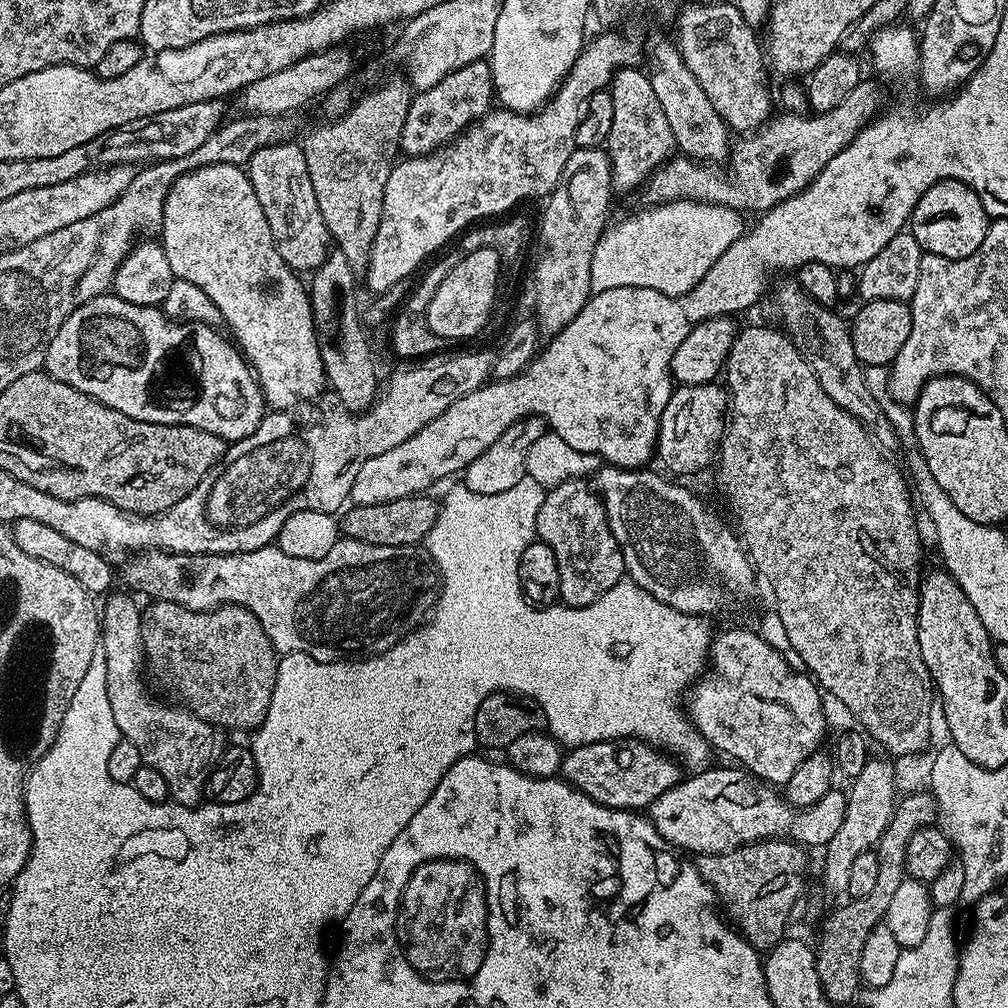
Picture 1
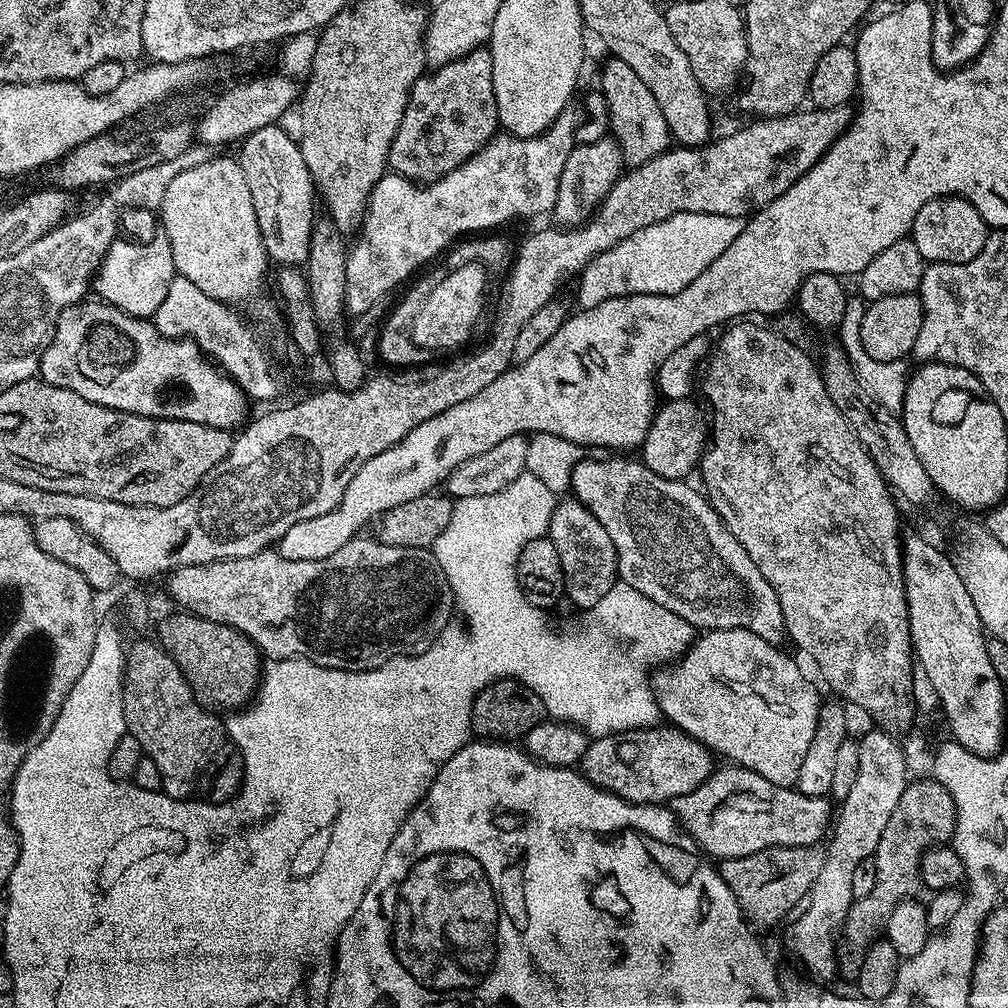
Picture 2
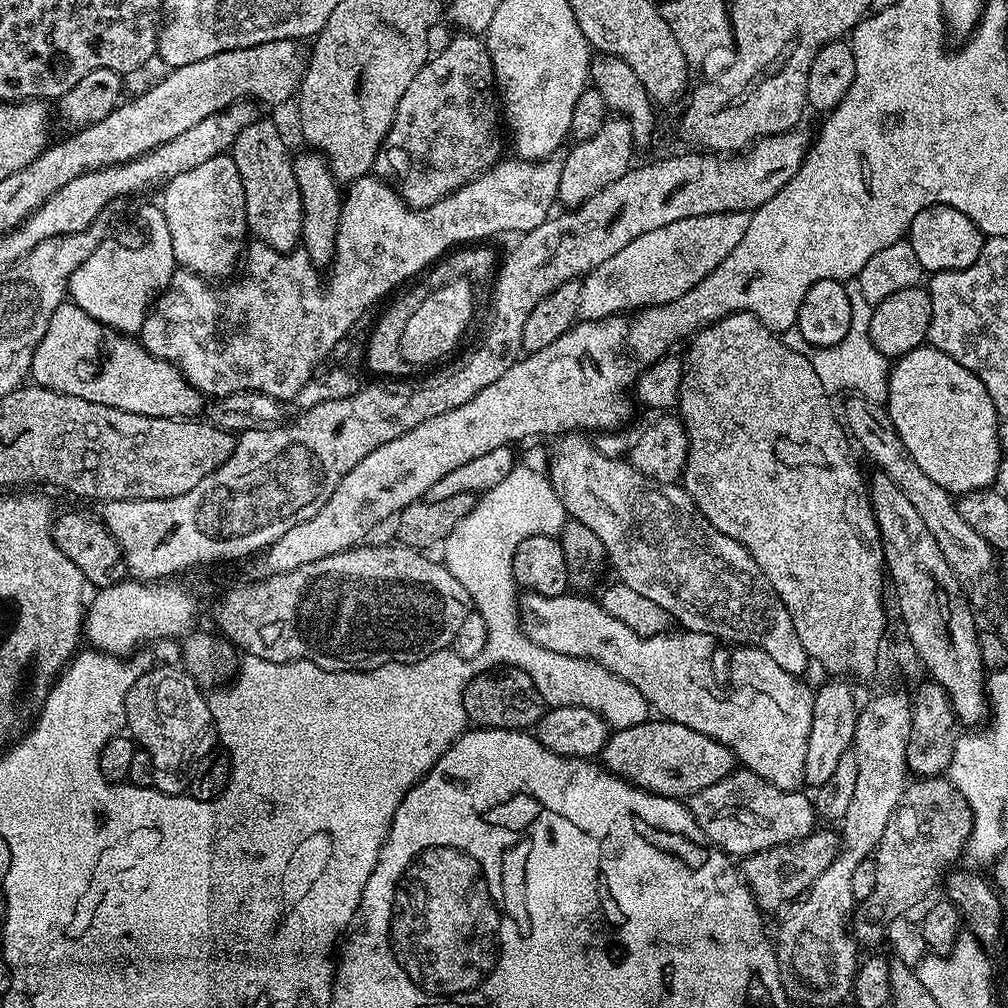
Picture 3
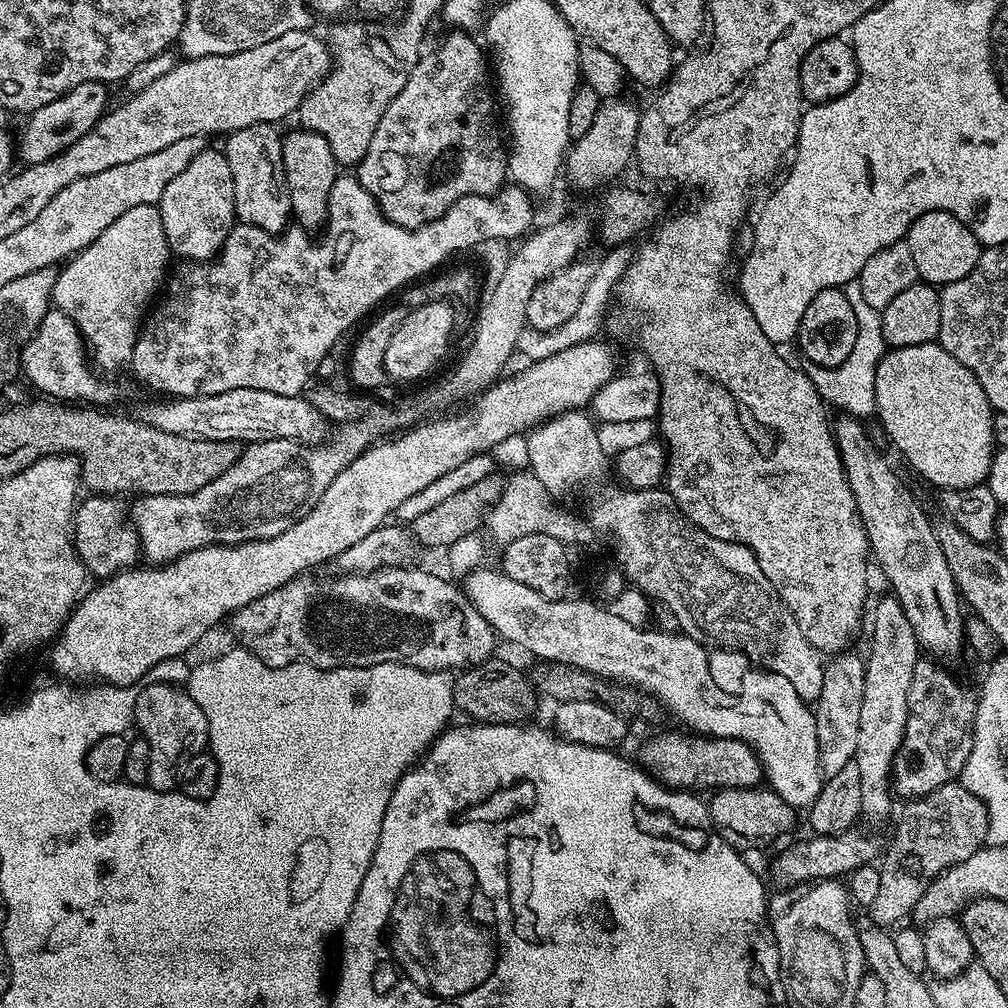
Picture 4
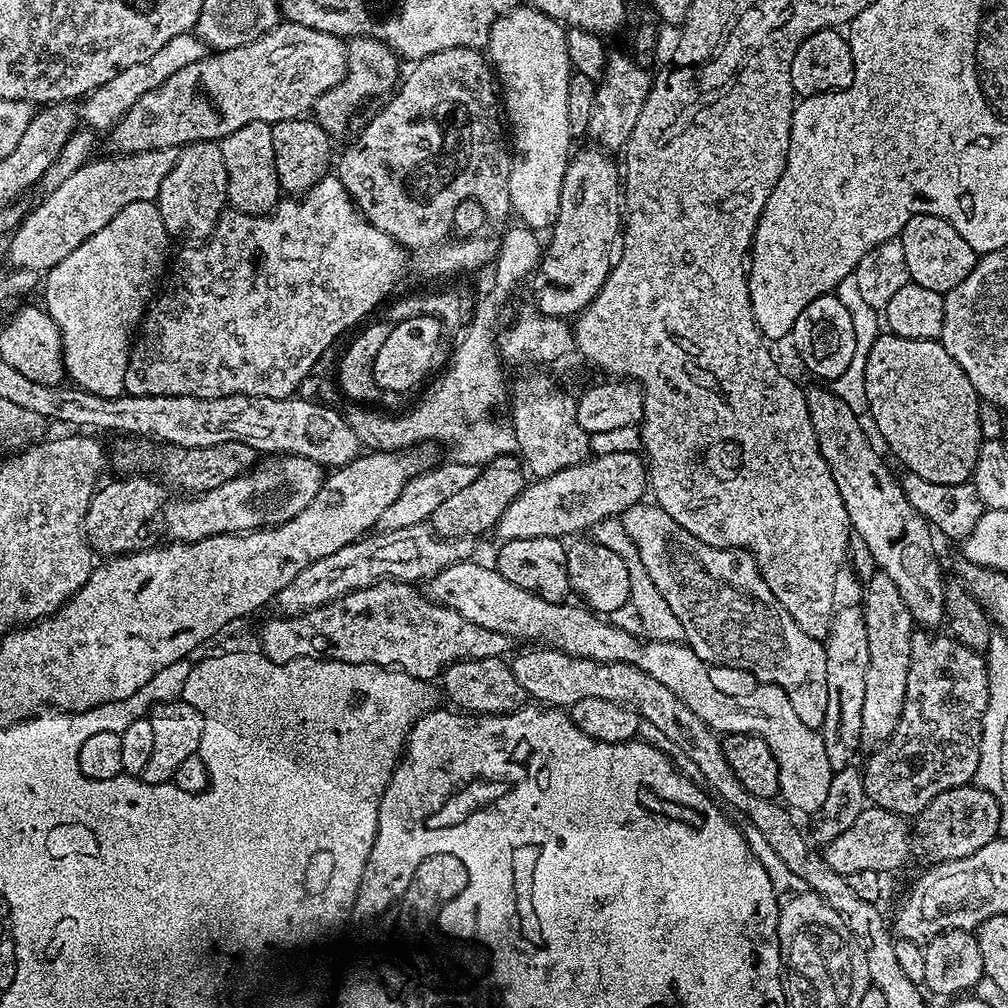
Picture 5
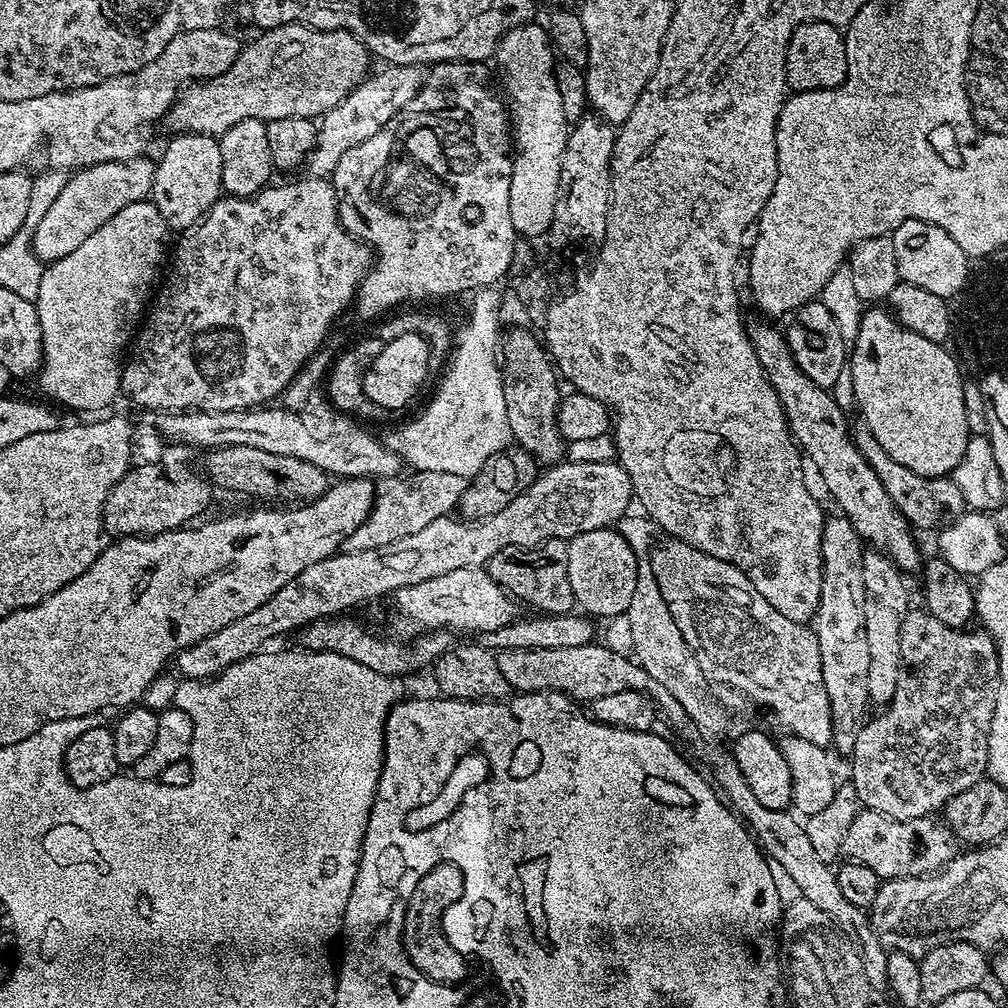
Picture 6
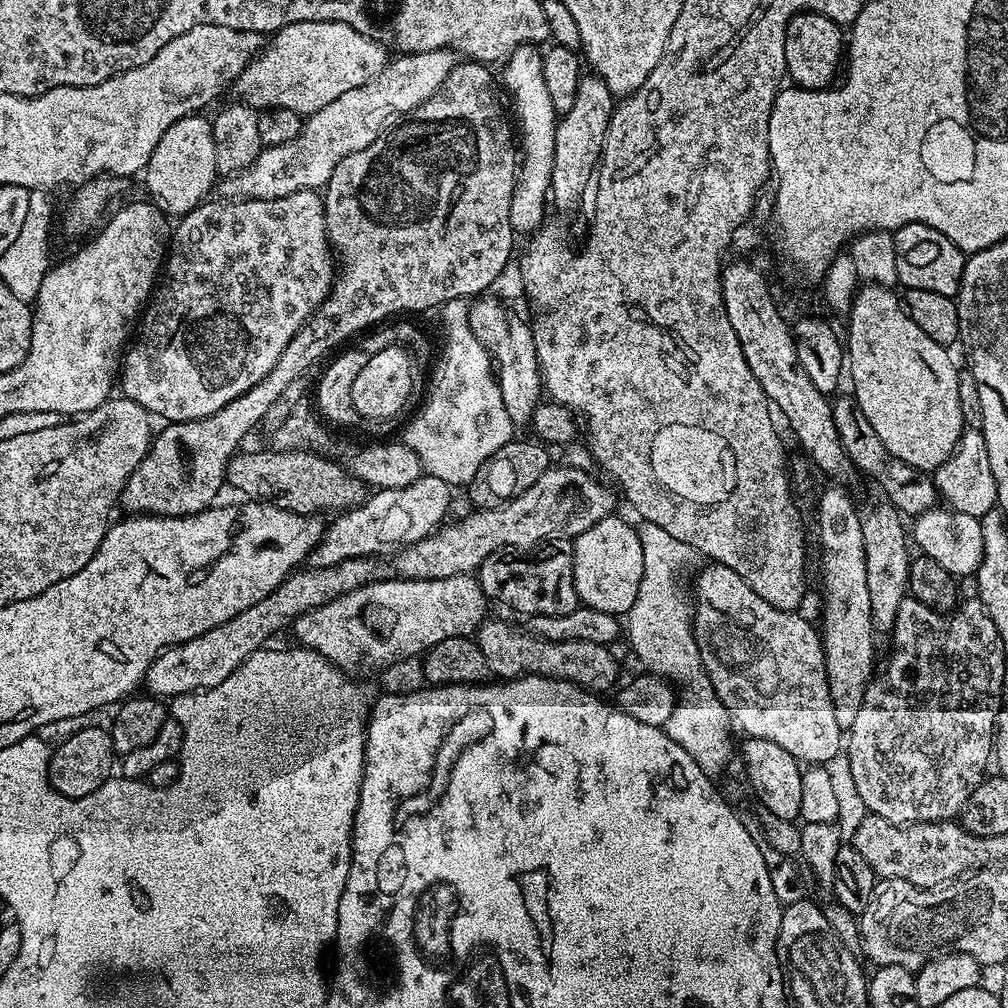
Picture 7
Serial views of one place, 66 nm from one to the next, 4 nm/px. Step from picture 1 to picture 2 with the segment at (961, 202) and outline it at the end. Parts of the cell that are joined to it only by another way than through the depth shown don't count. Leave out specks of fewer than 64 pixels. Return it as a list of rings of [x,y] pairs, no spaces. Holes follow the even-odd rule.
[[[943,196],[937,200],[926,202],[912,223],[910,239],[918,246],[918,254],[922,254],[925,262],[934,264],[965,264],[970,262],[987,242],[990,235],[988,224],[974,210],[970,201],[962,196]]]

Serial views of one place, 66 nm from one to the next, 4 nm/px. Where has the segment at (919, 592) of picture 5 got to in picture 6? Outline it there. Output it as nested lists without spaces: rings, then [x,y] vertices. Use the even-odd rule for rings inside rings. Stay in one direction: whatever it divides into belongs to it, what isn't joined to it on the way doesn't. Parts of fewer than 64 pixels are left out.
[[[752,323],[747,325],[747,330],[750,342],[758,354],[758,362],[762,362],[762,370],[766,374],[770,386],[774,386],[774,390],[784,406],[784,416],[788,419],[788,428],[792,431],[793,439],[806,457],[807,463],[811,467],[812,464],[816,467],[821,482],[828,486],[829,492],[836,499],[837,506],[840,507],[837,509],[854,526],[854,530],[858,530],[860,539],[864,541],[865,545],[889,556],[899,566],[901,572],[905,574],[919,573],[922,568],[922,555],[920,556],[919,550],[916,549],[916,540],[912,537],[914,529],[908,523],[908,519],[894,506],[890,494],[886,492],[886,486],[882,486],[882,478],[878,478],[878,474],[874,474],[870,462],[866,462],[866,458],[862,458],[854,439],[853,429],[851,427],[848,429],[848,420],[844,417],[847,416],[845,409],[840,408],[829,389],[815,385],[799,368],[788,348],[783,331],[779,332],[778,329],[771,328],[768,324]]]

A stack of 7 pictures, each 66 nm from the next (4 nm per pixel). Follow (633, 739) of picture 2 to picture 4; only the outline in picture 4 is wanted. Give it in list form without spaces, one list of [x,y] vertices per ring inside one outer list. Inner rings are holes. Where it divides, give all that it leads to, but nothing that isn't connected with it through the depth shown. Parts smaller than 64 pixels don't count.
[[[660,732],[650,737],[640,748],[639,767],[654,779],[677,790],[696,790],[696,787],[714,785],[716,788],[752,788],[763,781],[760,759],[750,745],[740,739],[706,737],[702,734],[688,736],[678,732]]]

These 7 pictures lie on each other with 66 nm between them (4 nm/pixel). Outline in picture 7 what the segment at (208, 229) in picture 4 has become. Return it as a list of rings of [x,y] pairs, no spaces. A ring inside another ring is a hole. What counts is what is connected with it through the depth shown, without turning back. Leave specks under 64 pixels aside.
[[[193,114],[174,122],[174,126],[158,138],[158,146],[154,146],[154,154],[150,154],[150,162],[142,173],[144,184],[148,187],[147,199],[169,218],[179,218],[193,212],[211,197],[208,195],[217,187],[215,149],[209,117]]]

